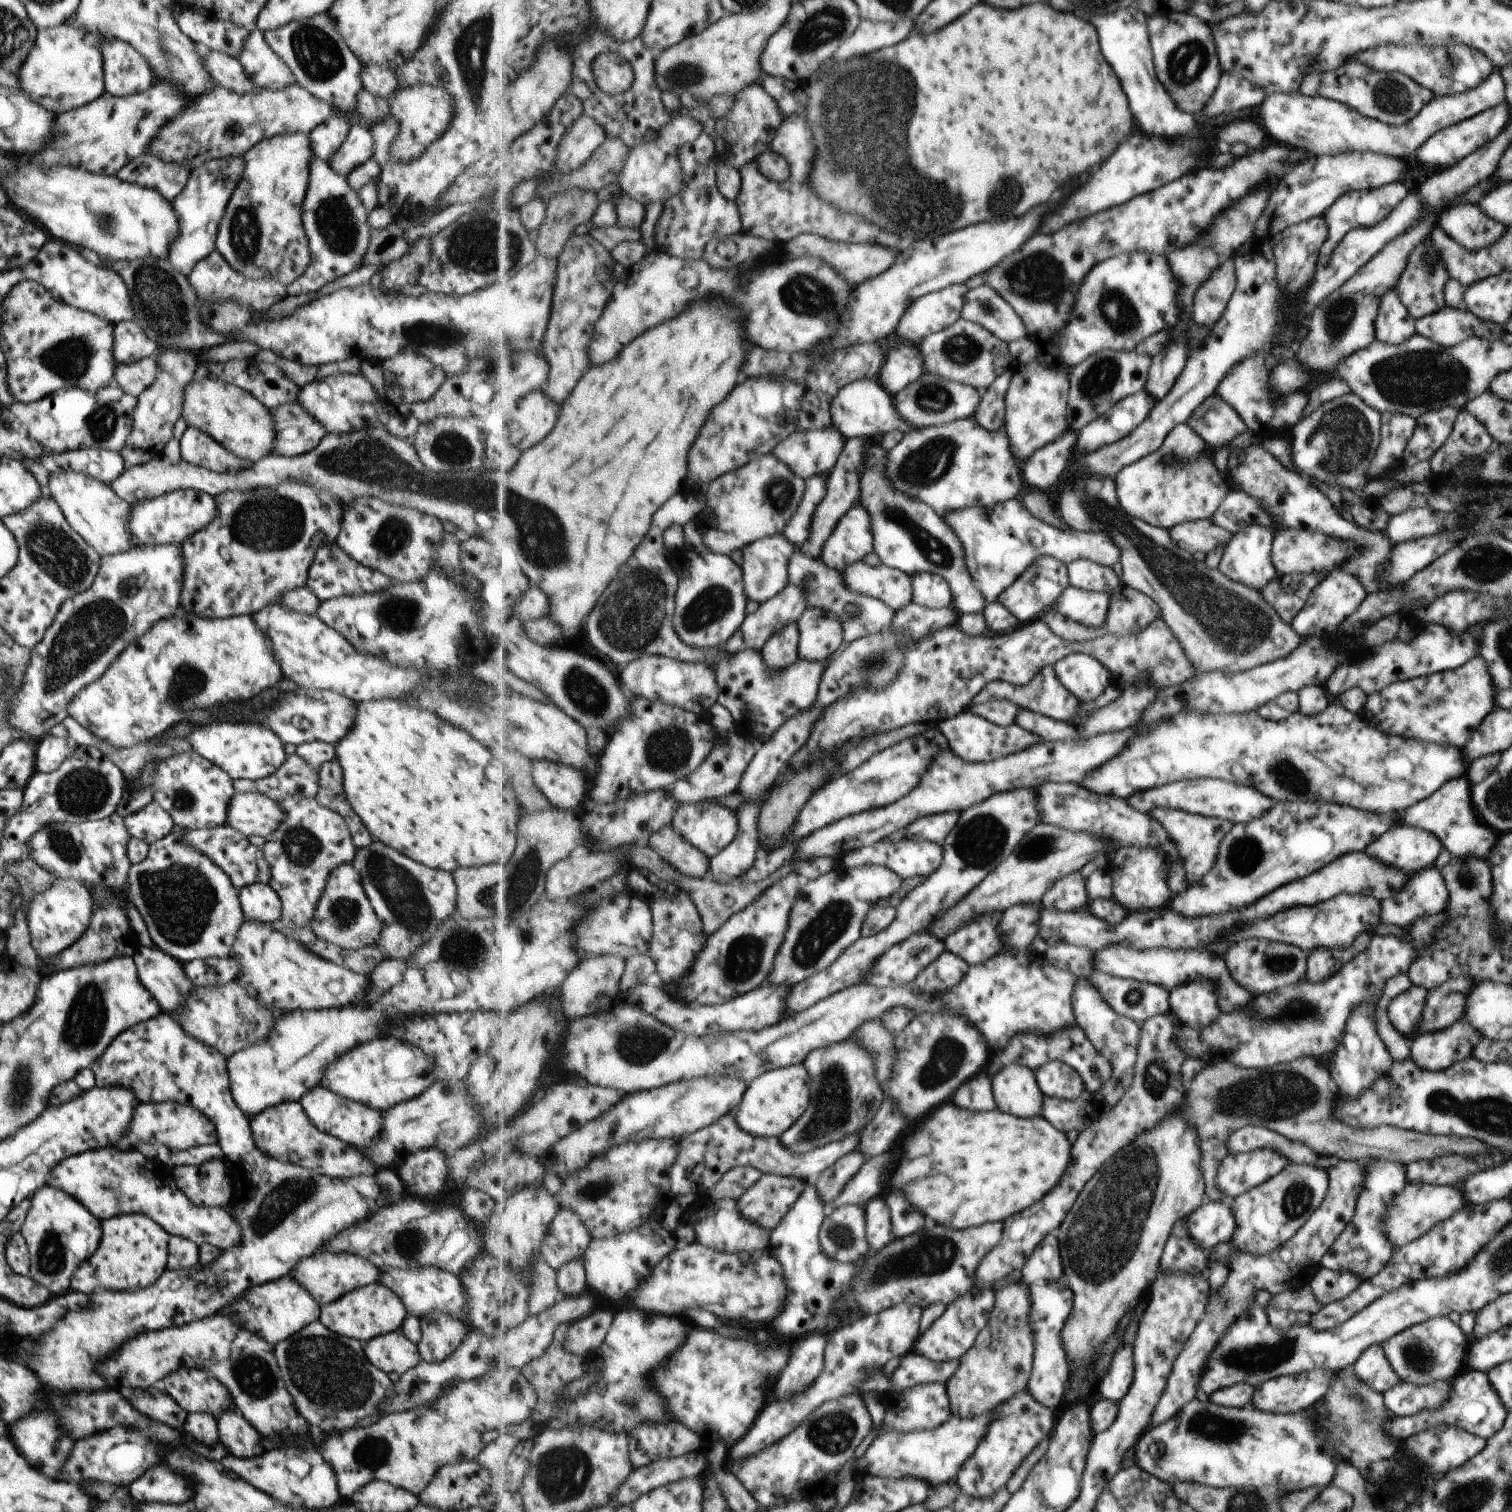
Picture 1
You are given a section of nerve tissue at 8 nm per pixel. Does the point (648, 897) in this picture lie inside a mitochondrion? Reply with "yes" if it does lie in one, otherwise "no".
no

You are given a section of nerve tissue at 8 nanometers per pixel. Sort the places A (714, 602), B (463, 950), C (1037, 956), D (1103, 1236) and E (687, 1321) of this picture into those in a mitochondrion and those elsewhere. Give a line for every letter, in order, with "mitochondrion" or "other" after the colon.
A: mitochondrion
B: mitochondrion
C: other
D: mitochondrion
E: other

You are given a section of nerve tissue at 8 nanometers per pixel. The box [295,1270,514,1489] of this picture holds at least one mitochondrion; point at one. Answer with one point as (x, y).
(371, 1452)

